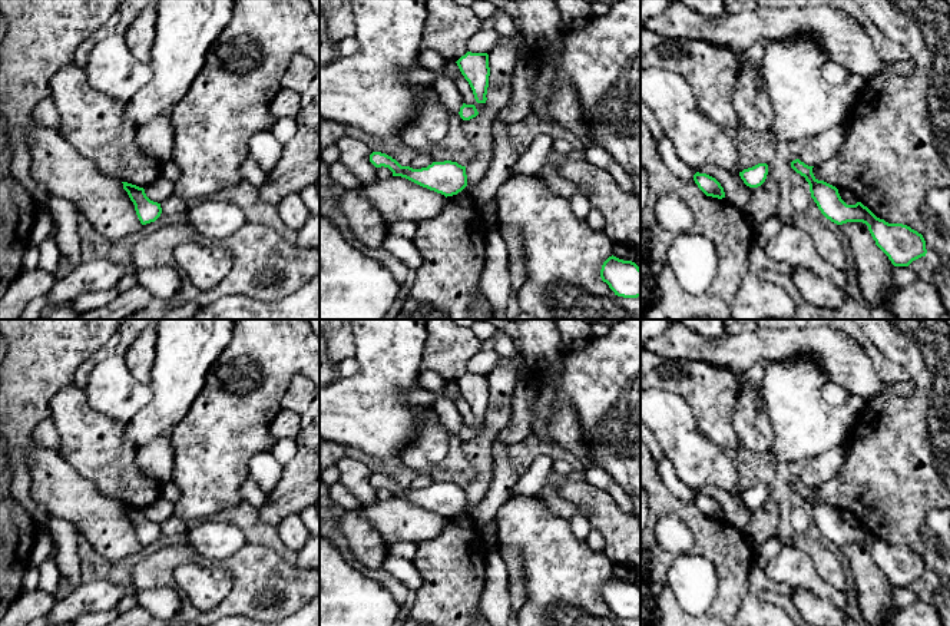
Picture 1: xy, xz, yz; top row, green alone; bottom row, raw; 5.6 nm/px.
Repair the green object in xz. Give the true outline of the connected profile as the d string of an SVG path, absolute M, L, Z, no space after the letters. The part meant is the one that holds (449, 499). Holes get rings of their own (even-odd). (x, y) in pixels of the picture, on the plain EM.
M373 473L370 476L370 483L375 488L388 488L393 493L393 497L406 499L423 509L441 514L446 519L457 516L467 507L466 487L451 481L433 483L427 488L413 490L410 487L401 487L395 480L385 474Z

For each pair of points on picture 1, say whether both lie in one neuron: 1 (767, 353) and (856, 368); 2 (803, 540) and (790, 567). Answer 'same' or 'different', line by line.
1: same
2: different

